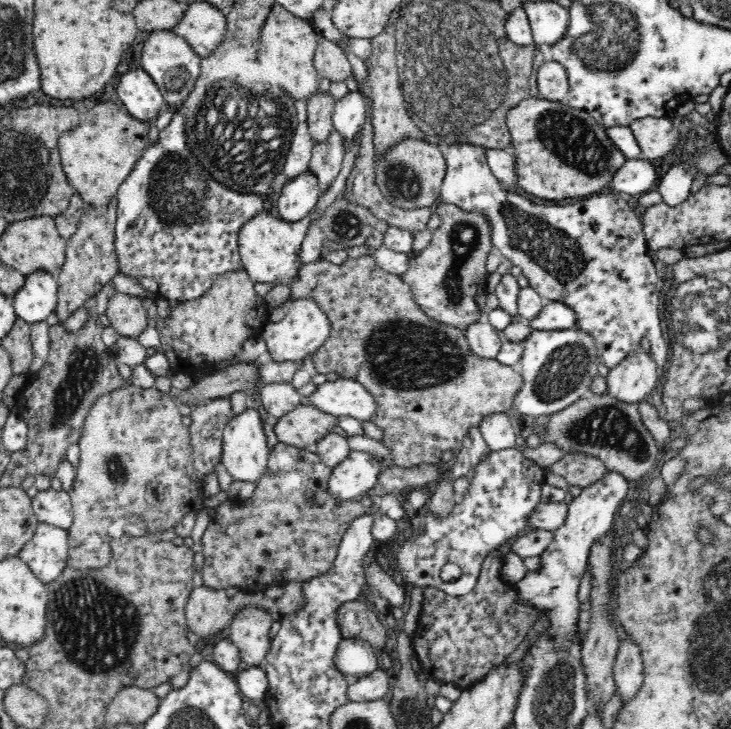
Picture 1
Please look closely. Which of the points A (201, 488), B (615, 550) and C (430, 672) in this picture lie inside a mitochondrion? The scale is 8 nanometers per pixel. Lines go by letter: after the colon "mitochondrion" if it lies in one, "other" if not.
A: other
B: other
C: other

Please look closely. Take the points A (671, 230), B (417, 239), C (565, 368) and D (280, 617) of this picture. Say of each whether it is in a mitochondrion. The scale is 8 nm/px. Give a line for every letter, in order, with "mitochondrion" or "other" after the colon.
A: other
B: other
C: mitochondrion
D: other

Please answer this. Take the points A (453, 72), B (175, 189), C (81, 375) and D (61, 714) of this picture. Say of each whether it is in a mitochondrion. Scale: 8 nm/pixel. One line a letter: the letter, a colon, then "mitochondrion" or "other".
A: mitochondrion
B: mitochondrion
C: mitochondrion
D: other

